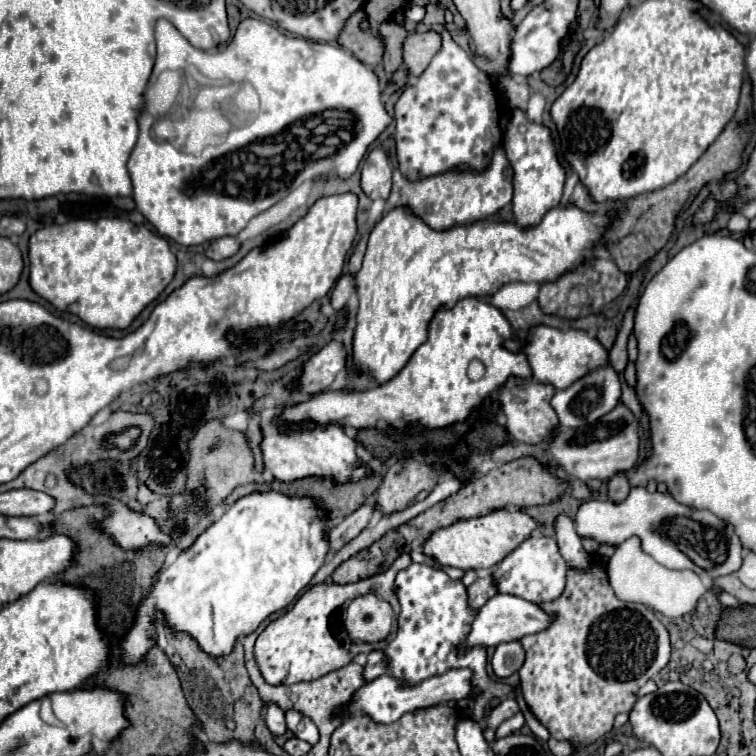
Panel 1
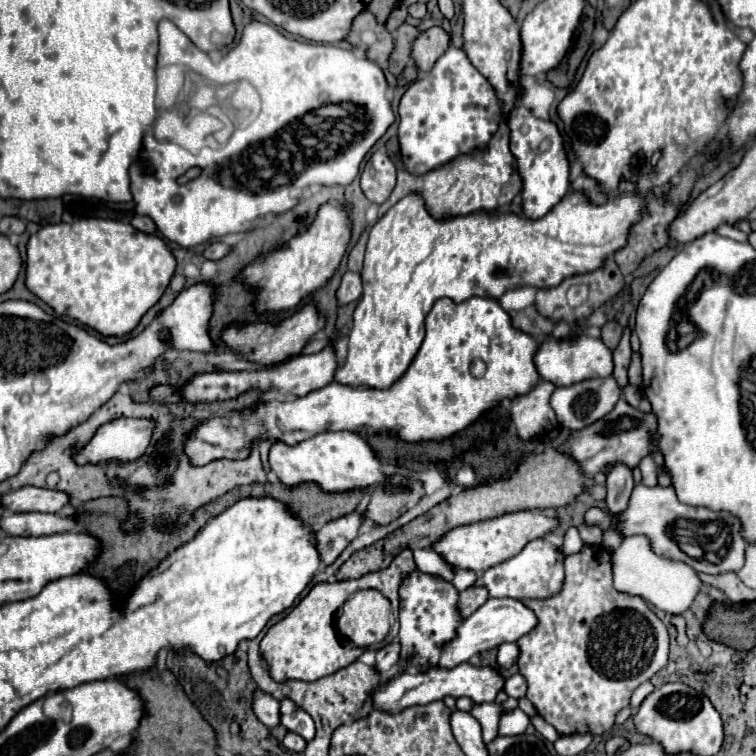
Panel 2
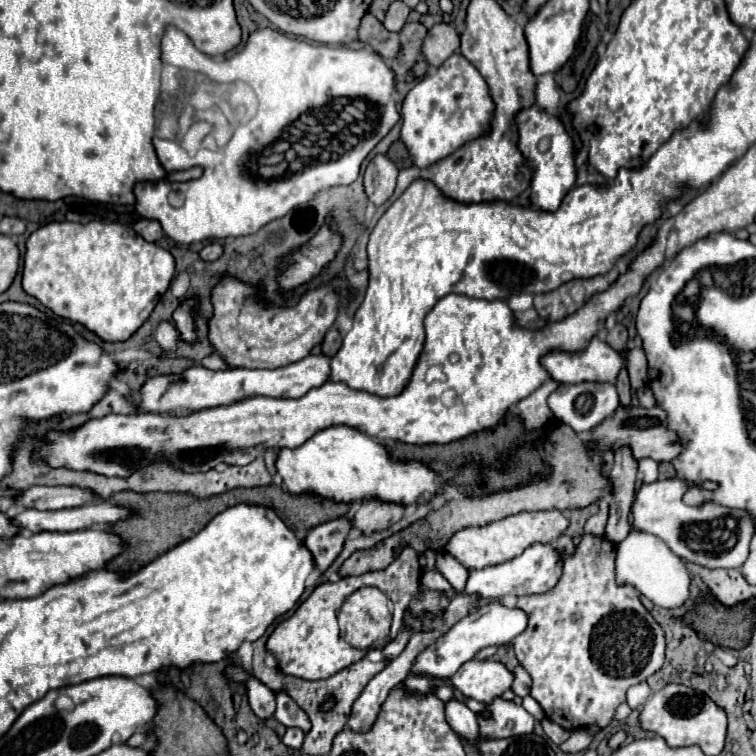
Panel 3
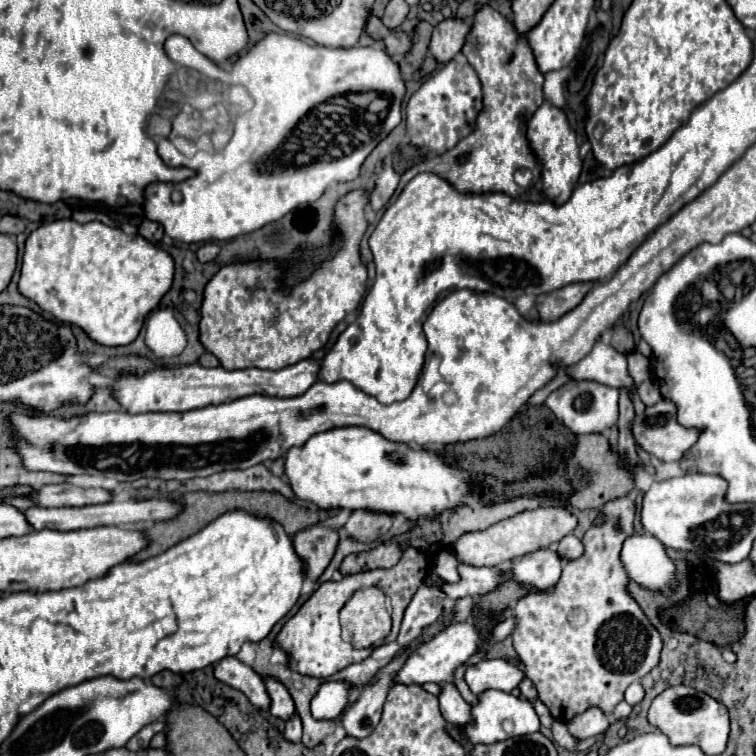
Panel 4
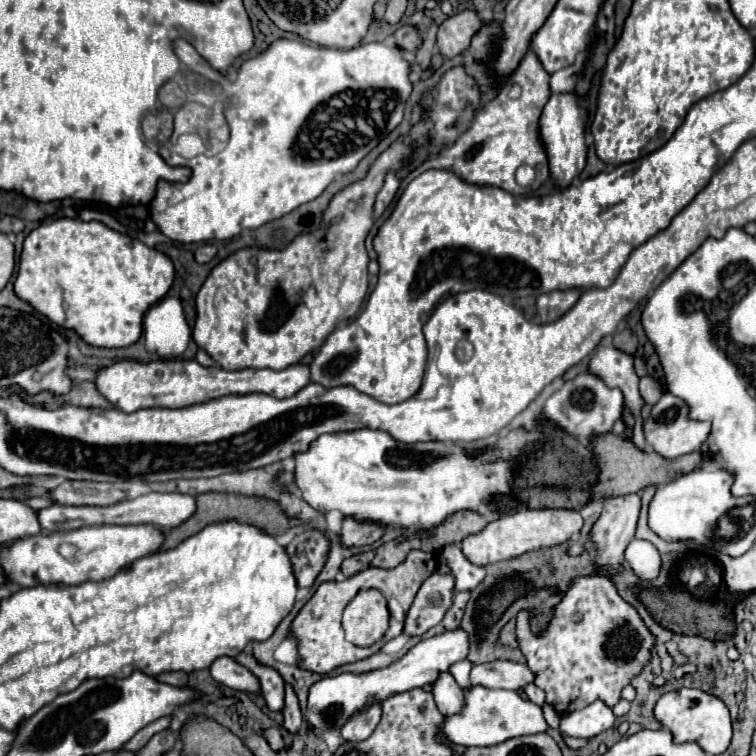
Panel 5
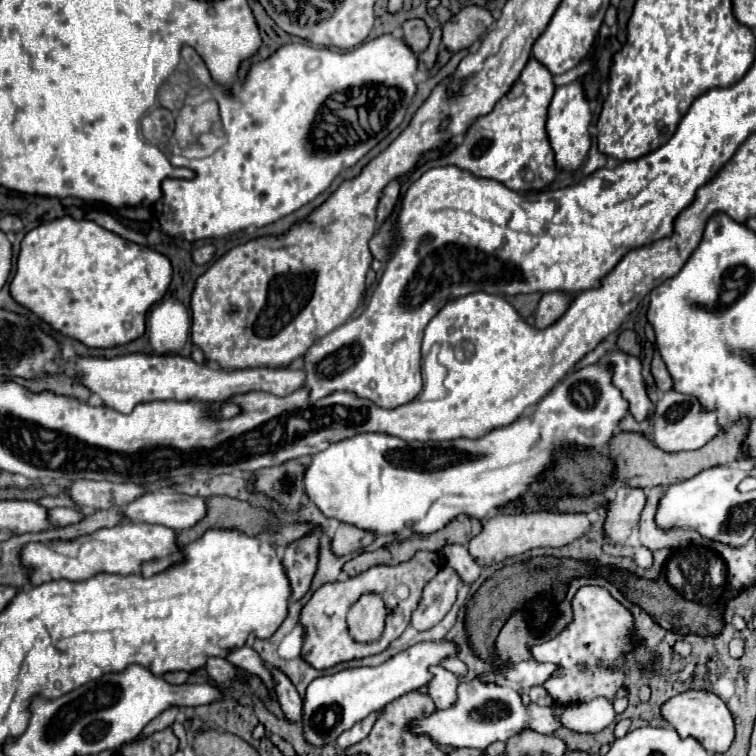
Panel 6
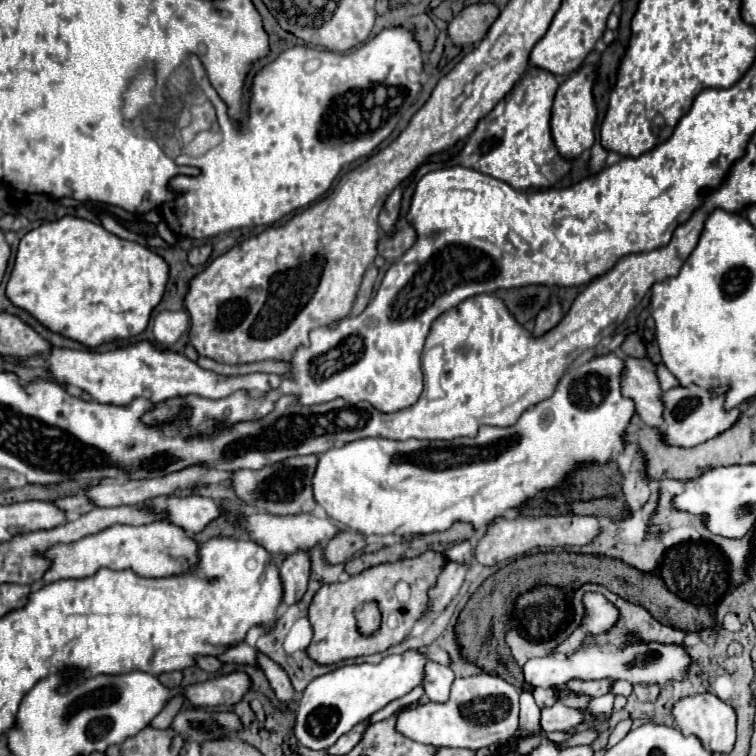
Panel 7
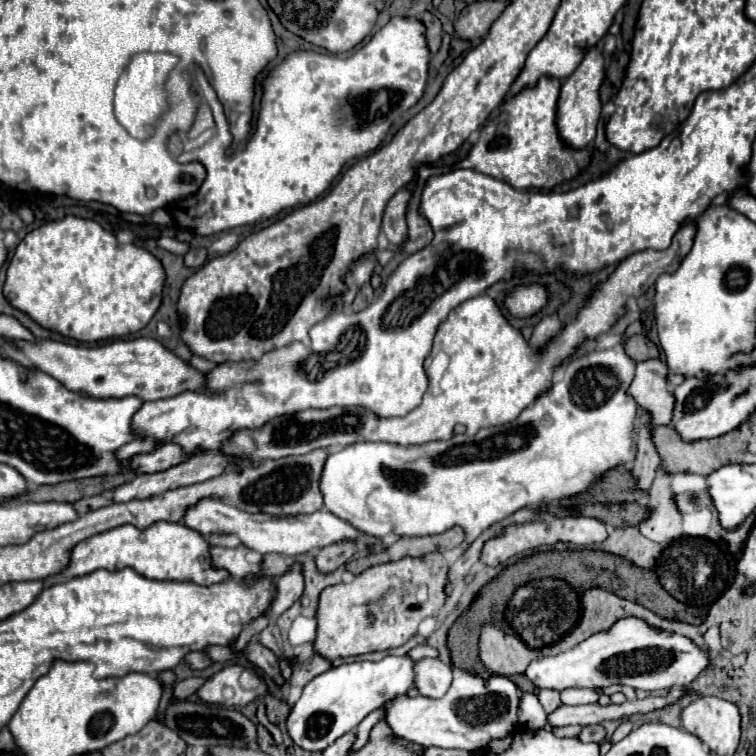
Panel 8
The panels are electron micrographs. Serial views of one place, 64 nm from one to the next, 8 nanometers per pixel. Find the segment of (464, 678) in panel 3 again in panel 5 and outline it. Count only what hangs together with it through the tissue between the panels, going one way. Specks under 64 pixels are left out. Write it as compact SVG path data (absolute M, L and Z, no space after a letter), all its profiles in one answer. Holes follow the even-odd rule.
M490 662L474 666L470 672L470 684L484 688L504 688L504 690L524 690L536 680L536 672L528 664L518 662Z

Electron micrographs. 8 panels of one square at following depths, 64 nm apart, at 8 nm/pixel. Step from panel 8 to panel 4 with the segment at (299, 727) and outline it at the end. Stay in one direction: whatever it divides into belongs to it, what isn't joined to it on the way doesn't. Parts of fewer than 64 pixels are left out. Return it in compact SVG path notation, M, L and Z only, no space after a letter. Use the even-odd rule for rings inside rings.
M458 622L448 626L446 630L438 632L432 640L420 644L416 648L416 652L412 652L408 656L408 660L400 666L400 672L396 672L394 682L392 684L426 684L426 682L446 682L446 680L454 680L454 670L464 664L480 646L480 632L474 624L470 622ZM326 680L320 684L316 696L312 696L310 712L314 720L338 720L356 698L352 684L344 680Z

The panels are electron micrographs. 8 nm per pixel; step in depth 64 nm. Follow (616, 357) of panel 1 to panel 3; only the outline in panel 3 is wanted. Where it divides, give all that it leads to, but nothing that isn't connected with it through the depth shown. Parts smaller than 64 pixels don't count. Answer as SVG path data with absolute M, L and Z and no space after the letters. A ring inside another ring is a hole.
M622 370L618 376L618 394L620 394L620 404L622 408L630 408L630 382L628 382L628 372Z

